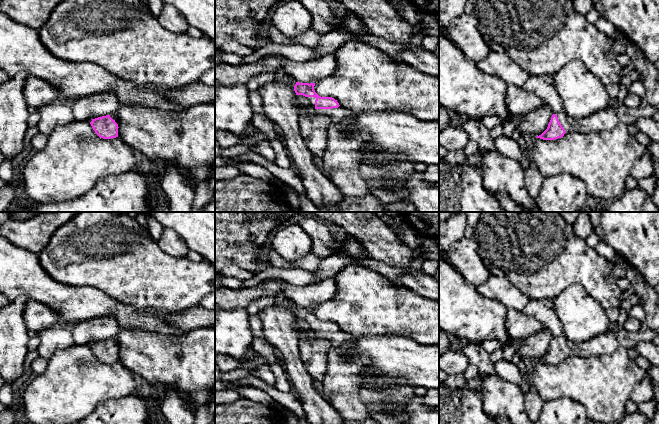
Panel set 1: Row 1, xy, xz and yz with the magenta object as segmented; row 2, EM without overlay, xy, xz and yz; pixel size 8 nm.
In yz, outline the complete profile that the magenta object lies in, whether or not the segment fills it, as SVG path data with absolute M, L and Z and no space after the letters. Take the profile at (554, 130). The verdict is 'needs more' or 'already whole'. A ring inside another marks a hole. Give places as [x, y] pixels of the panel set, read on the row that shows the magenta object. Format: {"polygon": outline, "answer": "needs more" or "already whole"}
{"polygon": "M612 104L589 117L575 121L565 112L553 114L547 129L536 138L555 140L572 131L581 133L610 131L620 123L628 126L634 124L639 118L652 117L657 110L659 106L628 108L623 104Z", "answer": "needs more"}

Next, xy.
{"polygon": "M116 112L110 115L92 119L90 122L95 133L103 139L118 137L118 124Z", "answer": "needs more"}

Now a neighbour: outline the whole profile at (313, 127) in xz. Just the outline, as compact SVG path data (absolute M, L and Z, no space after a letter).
M301 108L299 129L307 148L313 157L321 157L328 144L330 117L318 114L316 109Z

